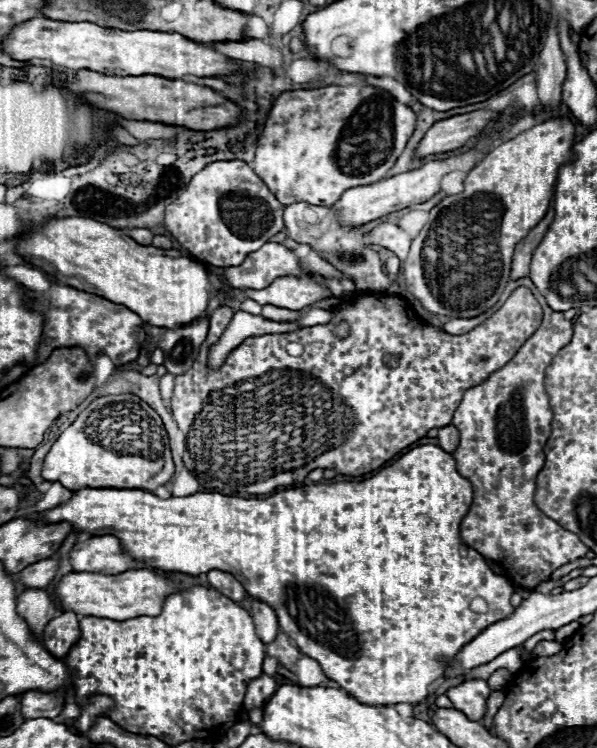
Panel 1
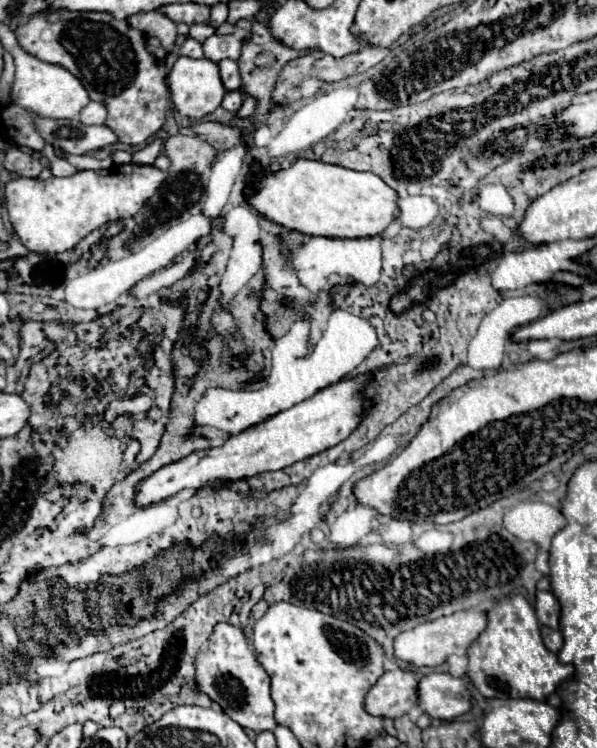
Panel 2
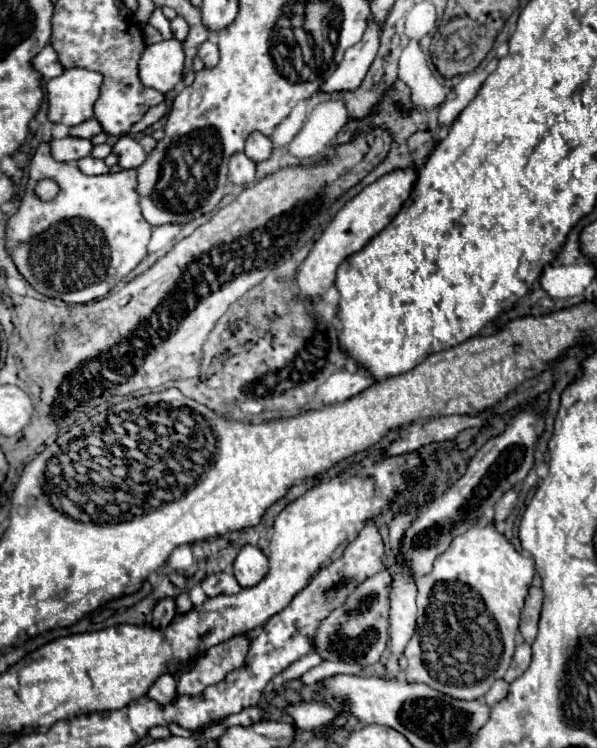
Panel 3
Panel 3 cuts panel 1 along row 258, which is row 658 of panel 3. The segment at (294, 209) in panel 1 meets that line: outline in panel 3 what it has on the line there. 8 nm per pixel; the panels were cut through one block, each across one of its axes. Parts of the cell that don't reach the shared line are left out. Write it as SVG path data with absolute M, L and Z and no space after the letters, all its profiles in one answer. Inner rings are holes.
M388 570L378 572L376 576L364 580L344 602L344 606L336 608L318 628L314 638L314 650L324 660L350 662L350 664L374 664L380 660L388 646L388 612L390 612L390 584L394 576Z

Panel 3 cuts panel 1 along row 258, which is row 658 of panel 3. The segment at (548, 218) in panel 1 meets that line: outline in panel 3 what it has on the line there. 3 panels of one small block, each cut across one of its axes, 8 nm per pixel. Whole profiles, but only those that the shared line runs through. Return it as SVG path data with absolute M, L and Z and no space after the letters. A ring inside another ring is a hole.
M520 642L520 644L516 646L516 652L514 652L514 658L512 658L512 664L510 664L510 668L508 668L504 680L510 684L510 682L514 682L516 678L520 678L520 674L524 674L524 670L528 668L530 658L532 658L532 648L530 648L530 644Z

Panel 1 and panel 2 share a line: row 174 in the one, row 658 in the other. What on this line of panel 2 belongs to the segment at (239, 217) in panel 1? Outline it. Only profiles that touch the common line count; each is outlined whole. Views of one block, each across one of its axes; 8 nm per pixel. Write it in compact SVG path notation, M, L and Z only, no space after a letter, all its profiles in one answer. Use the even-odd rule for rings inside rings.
M218 622L208 638L208 650L196 656L194 668L196 690L218 702L220 708L242 728L250 728L254 732L276 728L274 702L270 698L270 678L256 660L256 652L250 648L250 642L242 628L228 622Z

